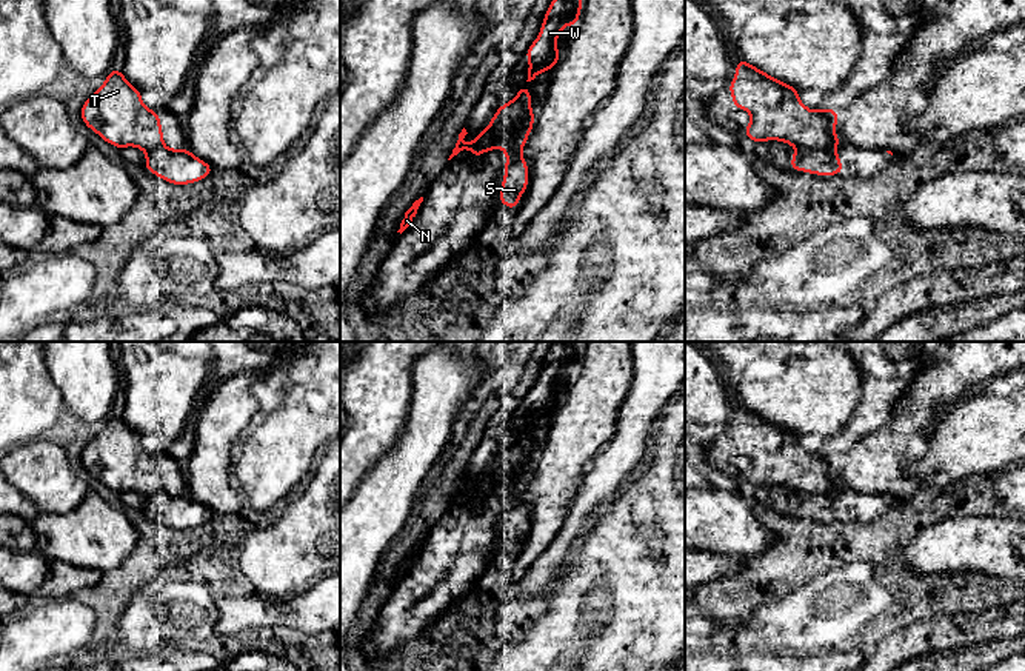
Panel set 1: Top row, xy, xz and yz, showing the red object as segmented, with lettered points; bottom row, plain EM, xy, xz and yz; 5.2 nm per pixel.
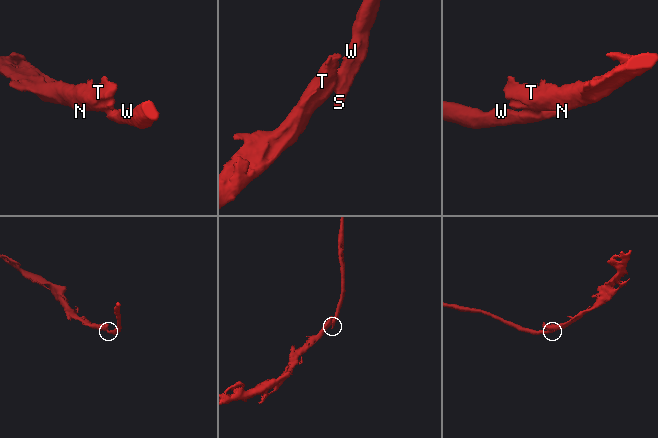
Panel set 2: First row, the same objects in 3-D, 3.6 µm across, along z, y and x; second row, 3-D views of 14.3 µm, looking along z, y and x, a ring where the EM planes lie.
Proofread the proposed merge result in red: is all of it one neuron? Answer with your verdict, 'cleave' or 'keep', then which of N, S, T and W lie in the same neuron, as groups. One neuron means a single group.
cleave; N T / S W

